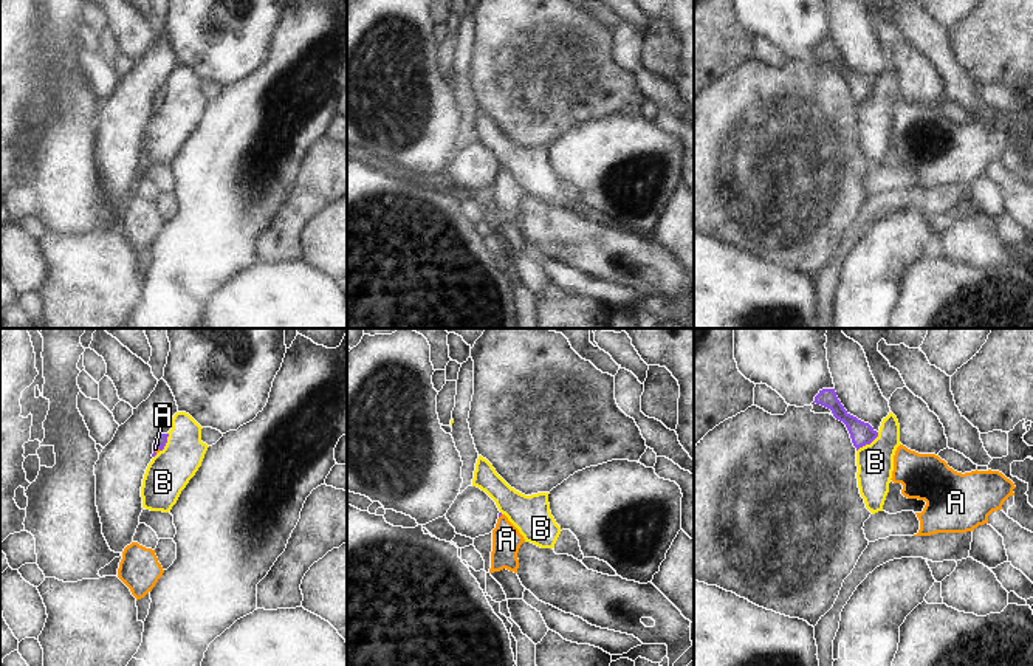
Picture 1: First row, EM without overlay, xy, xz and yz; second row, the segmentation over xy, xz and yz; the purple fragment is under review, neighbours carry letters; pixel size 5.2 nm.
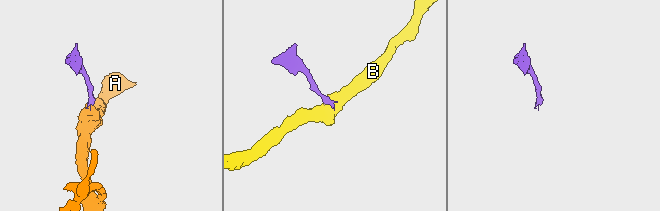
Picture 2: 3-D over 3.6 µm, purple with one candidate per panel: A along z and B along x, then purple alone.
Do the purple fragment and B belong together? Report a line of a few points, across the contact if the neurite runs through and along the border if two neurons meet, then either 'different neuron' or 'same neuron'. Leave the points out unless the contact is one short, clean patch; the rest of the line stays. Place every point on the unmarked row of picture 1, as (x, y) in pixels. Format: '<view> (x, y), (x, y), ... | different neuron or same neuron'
yz (878, 85), (857, 104) | different neuron

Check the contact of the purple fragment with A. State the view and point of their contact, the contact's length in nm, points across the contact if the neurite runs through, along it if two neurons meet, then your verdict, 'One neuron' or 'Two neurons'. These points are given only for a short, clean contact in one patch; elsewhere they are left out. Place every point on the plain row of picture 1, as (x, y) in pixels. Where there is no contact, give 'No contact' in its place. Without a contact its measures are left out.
Touches purple at xy (157, 98). Shared border 50 nm. Path across: xy (161, 93), (157, 98), (155, 101). One neuron.

